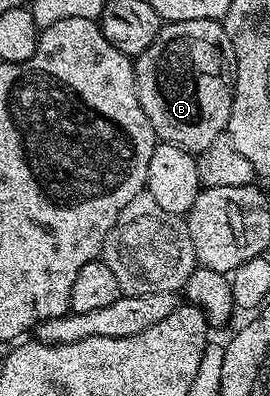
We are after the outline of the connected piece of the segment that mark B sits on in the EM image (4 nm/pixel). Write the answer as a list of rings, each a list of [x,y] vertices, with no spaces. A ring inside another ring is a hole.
[[[187,19],[162,24],[151,47],[147,47],[147,51],[133,61],[133,70],[143,115],[147,115],[151,127],[156,131],[158,142],[196,155],[211,147],[211,143],[215,143],[215,139],[228,130],[237,64],[231,39],[227,39],[227,31],[220,20]]]

